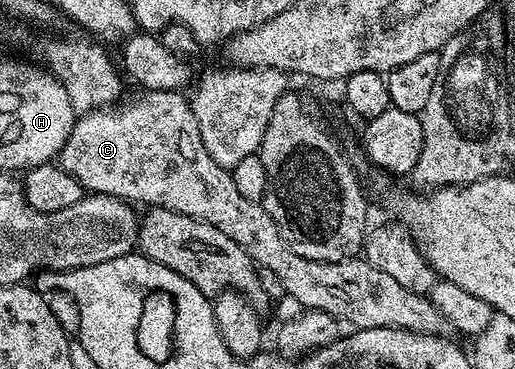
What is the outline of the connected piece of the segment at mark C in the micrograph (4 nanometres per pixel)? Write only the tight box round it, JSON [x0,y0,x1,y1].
[59,90,449,336]

